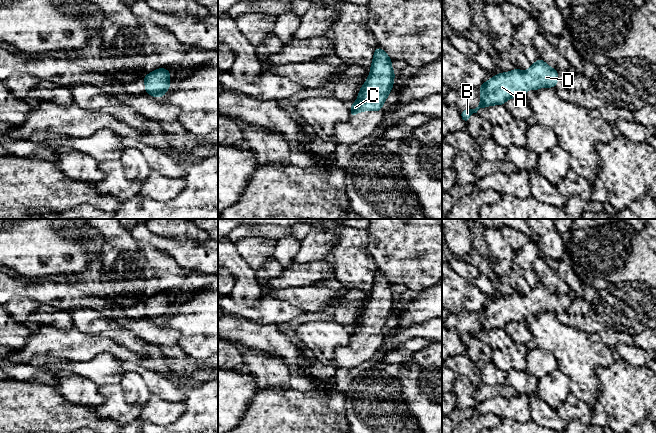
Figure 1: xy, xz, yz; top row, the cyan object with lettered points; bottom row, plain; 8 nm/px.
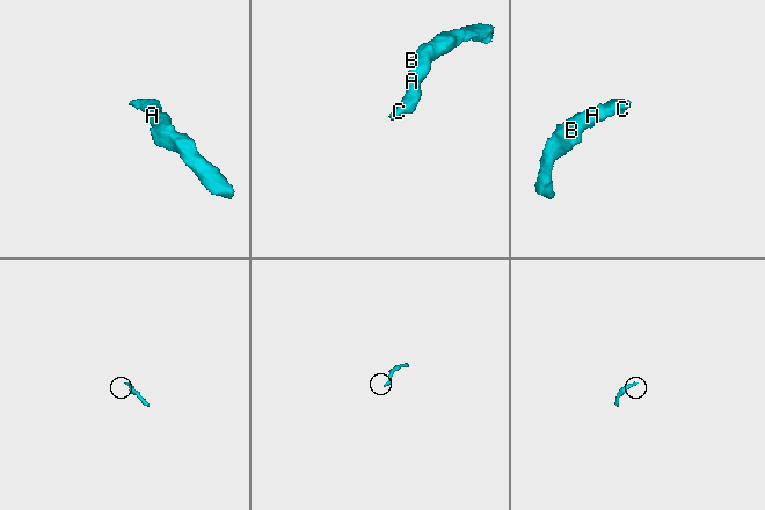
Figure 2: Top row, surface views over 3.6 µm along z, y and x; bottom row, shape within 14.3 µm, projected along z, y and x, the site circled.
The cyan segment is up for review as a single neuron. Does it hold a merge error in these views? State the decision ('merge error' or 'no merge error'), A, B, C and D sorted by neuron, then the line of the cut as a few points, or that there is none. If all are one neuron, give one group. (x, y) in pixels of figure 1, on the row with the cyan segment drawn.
no merge error | A B C D | no cut

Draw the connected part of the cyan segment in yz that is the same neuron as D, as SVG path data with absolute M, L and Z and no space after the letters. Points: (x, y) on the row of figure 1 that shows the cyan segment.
M539 58L526 71L517 68L507 73L500 72L484 82L478 89L481 101L475 109L461 110L465 124L469 116L479 109L492 105L504 105L510 98L525 97L526 90L539 90L541 87L555 88L558 84L558 71Z

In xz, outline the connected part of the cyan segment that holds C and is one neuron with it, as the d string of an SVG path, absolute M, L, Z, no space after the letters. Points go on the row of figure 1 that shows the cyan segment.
M378 46L374 51L370 75L360 87L357 101L351 104L350 117L361 111L382 111L394 83L395 73L391 62L391 58Z

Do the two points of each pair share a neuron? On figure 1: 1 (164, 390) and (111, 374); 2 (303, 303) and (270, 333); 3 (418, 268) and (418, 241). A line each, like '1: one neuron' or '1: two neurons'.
1: one neuron
2: two neurons
3: one neuron

